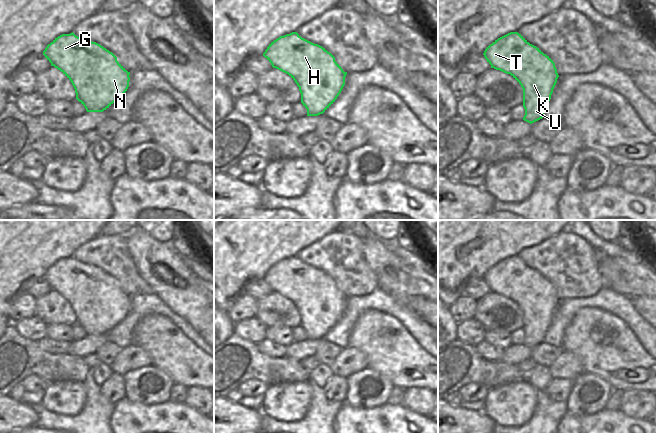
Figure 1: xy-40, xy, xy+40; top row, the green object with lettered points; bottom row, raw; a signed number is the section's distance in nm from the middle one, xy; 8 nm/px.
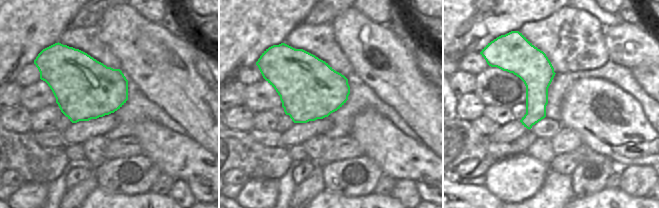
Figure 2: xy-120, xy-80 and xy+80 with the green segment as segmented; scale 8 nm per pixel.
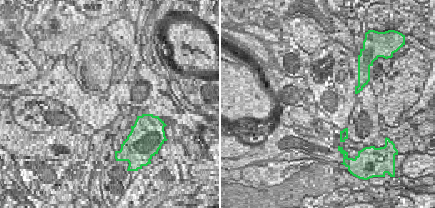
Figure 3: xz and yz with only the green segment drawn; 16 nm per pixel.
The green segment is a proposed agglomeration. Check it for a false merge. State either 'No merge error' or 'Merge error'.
No merge error.

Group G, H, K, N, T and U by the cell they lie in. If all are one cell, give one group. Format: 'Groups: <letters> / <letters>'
Groups: G H K N T U.

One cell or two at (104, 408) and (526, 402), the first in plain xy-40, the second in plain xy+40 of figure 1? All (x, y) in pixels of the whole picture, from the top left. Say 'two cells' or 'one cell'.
one cell

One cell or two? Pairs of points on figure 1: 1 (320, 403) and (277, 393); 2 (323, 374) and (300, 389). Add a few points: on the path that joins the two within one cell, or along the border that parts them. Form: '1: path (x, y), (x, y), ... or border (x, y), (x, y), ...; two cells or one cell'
1: path (309, 403), (286, 403); one cell
2: border (309, 379), (322, 388); two cells

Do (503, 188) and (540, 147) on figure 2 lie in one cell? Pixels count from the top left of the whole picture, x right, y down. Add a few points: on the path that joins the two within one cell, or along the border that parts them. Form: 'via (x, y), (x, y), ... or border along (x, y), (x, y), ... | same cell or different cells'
border along (526, 152), (547, 165) | different cells

